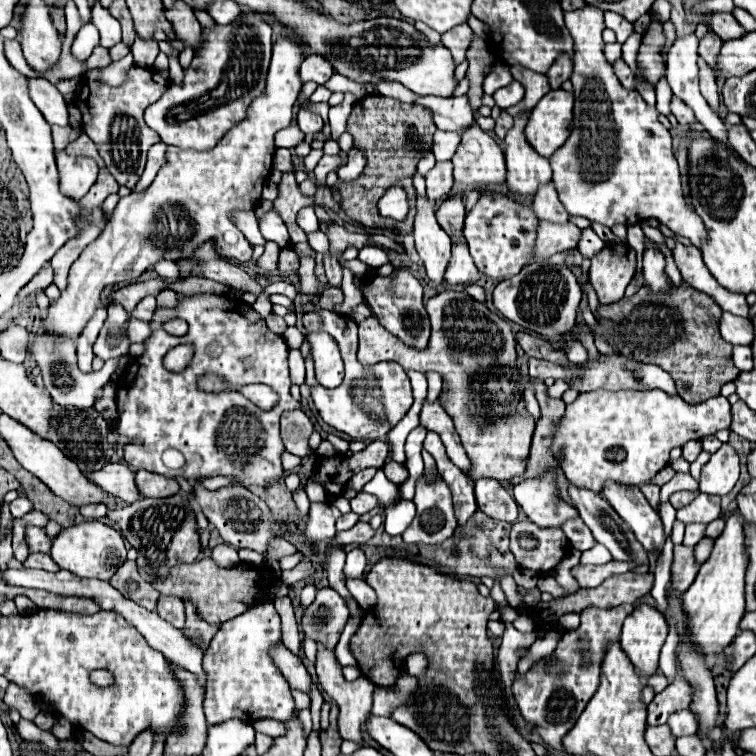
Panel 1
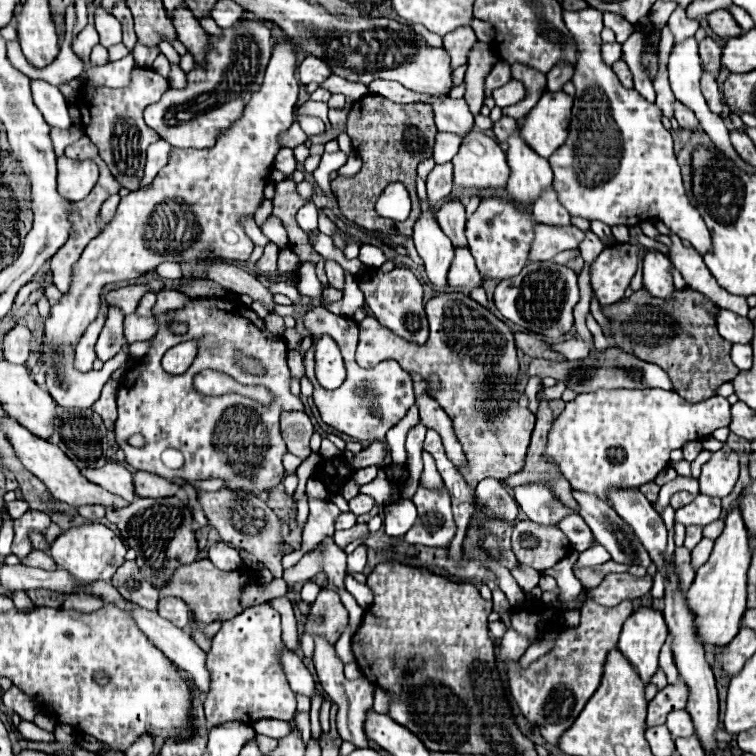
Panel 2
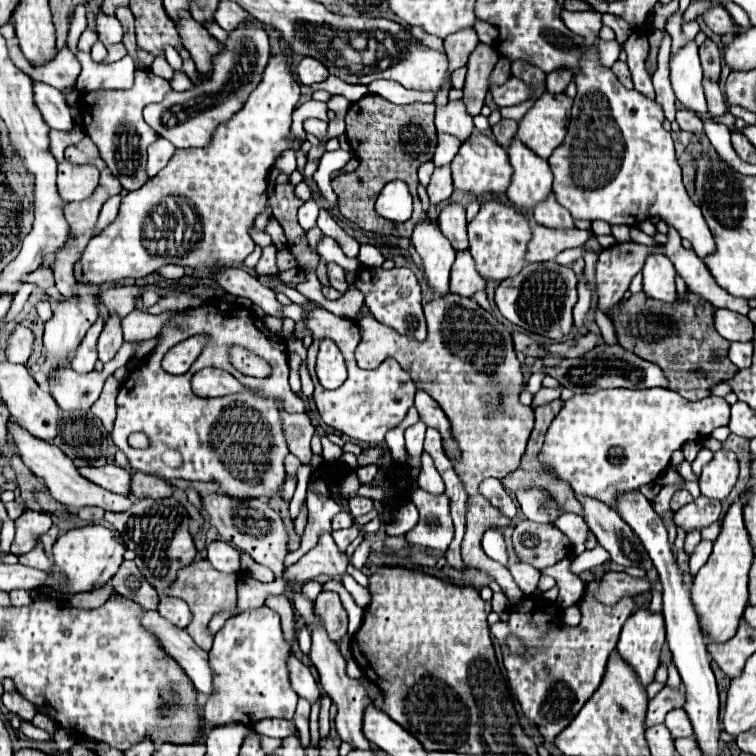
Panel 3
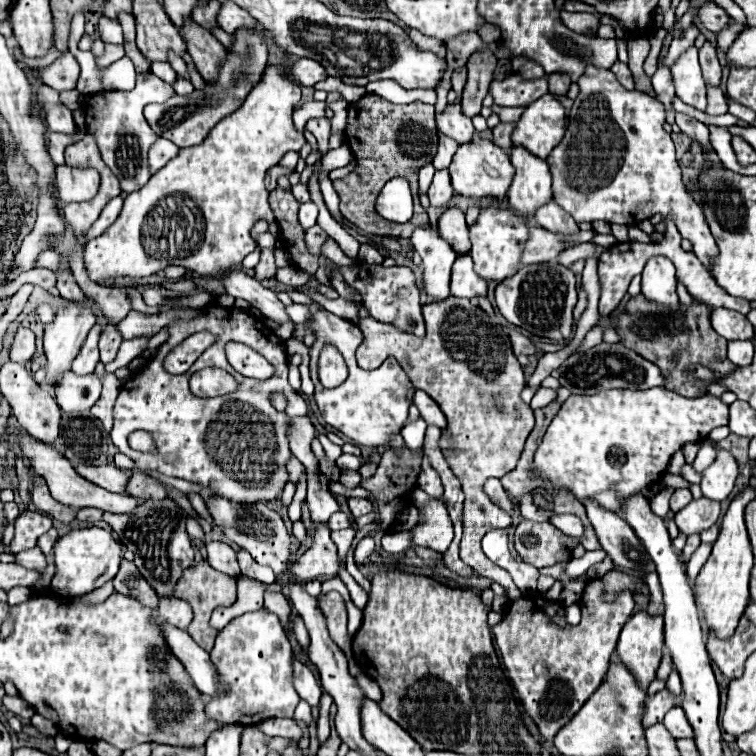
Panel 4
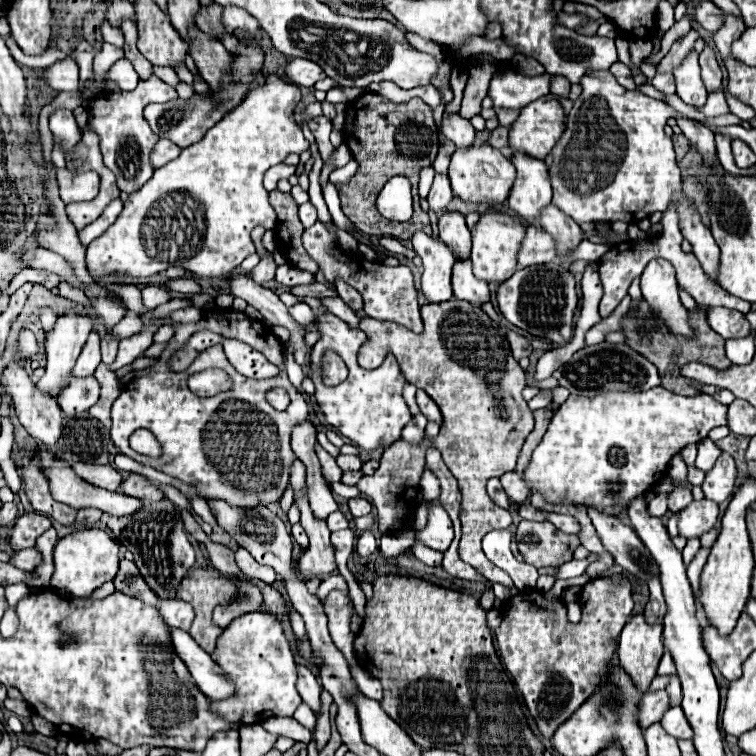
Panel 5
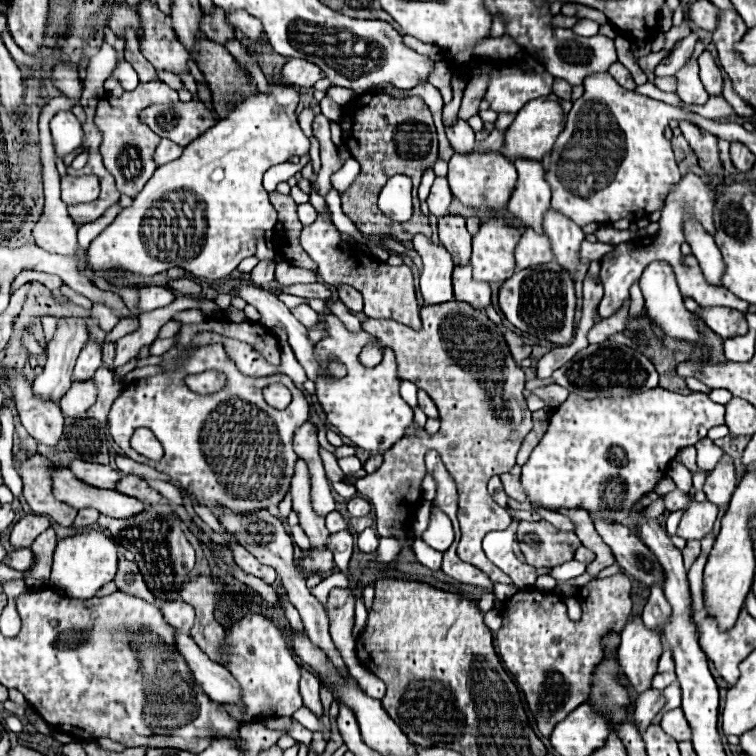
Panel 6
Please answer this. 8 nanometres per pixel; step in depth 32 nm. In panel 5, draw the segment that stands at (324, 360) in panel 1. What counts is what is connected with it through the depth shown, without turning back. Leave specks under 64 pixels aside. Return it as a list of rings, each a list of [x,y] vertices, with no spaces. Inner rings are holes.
[[[326,350],[322,356],[321,377],[326,386],[340,384],[348,376],[346,364],[340,356],[336,356],[334,350]]]

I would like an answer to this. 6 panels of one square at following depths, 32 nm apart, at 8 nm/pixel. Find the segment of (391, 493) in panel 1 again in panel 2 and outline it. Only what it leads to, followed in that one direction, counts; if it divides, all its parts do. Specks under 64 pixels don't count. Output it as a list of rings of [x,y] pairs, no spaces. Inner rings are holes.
[[[379,468],[376,478],[359,489],[359,493],[372,496],[376,504],[386,507],[400,498],[399,490],[393,482],[387,479],[382,468]]]

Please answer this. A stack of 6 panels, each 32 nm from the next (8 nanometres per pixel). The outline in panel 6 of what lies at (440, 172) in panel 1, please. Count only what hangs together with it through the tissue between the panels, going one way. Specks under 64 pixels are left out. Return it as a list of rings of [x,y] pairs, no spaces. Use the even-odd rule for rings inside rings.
[[[436,176],[434,184],[432,184],[432,190],[430,190],[430,196],[428,196],[430,212],[434,216],[438,216],[438,218],[444,216],[444,214],[448,214],[450,200],[452,200],[452,192],[450,192],[446,176]]]

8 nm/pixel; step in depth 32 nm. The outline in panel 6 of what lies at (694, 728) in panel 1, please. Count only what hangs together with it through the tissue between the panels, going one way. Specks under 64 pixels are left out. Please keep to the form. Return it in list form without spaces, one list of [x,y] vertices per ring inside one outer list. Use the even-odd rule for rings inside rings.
[[[680,708],[668,710],[668,712],[662,716],[660,726],[664,728],[664,732],[666,732],[668,736],[676,738],[678,742],[692,738],[692,730],[690,730],[690,726],[688,726],[688,722],[686,722],[686,718],[684,718],[684,714],[682,714]]]

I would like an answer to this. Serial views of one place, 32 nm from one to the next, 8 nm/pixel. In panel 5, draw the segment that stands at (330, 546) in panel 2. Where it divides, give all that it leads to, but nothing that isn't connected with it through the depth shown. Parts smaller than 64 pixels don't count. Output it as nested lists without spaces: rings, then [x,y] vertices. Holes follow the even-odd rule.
[[[306,494],[298,500],[298,508],[302,514],[300,524],[304,526],[306,534],[310,538],[310,546],[308,546],[308,550],[304,550],[304,554],[296,562],[296,566],[294,566],[296,574],[300,574],[300,578],[304,578],[304,580],[310,580],[320,574],[336,572],[338,566],[336,566],[334,546],[330,542],[330,530],[328,530],[326,522],[320,522],[312,516]]]

